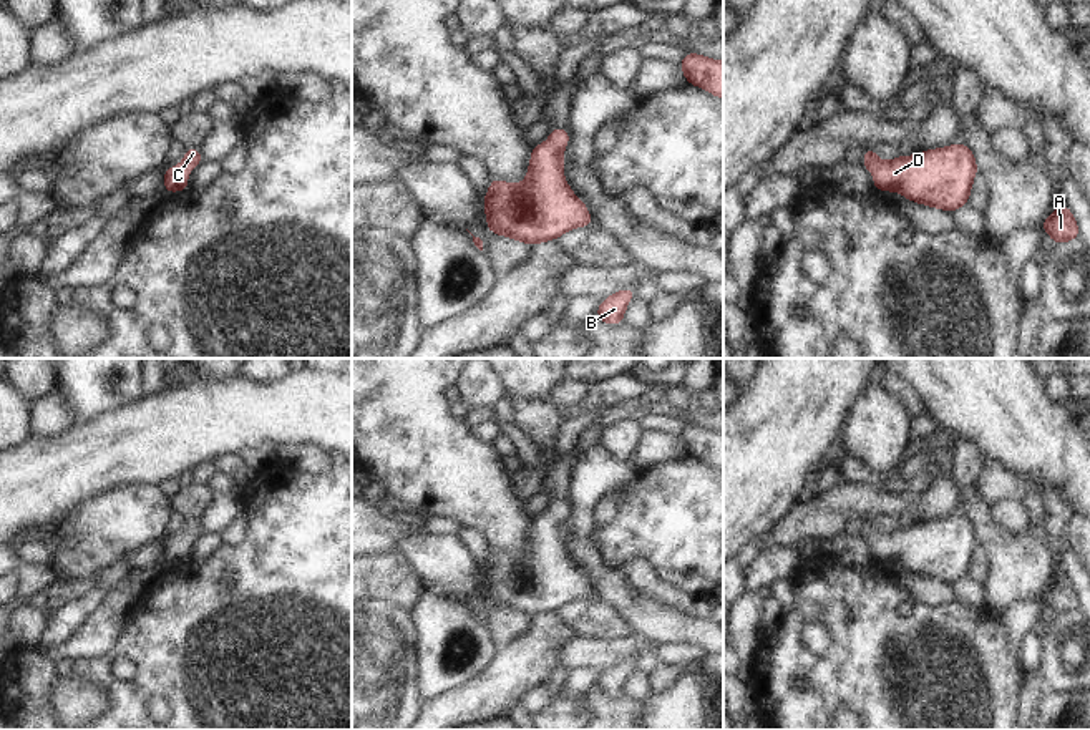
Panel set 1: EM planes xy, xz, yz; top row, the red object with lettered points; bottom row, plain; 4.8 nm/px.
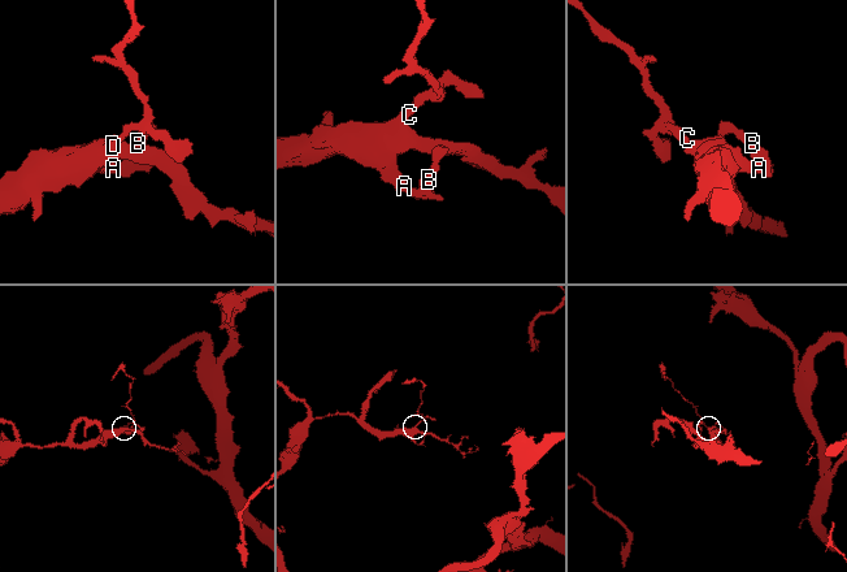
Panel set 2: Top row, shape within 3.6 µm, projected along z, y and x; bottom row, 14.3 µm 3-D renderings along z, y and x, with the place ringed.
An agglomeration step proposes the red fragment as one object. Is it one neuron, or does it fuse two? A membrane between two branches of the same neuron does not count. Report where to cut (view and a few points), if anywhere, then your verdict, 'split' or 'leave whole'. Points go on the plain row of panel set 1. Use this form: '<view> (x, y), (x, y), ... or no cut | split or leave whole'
no cut | leave whole

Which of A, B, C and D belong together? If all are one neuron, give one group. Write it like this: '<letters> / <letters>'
A B C D

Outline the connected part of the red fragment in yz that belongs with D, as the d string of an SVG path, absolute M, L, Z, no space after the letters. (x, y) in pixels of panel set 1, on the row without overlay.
M966 514L898 528L881 534L874 519L864 519L863 539L873 548L873 561L898 562L908 572L956 584L969 576L977 541Z

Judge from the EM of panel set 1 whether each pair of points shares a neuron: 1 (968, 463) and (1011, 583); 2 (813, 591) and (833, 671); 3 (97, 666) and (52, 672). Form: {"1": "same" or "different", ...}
{"1": "same", "2": "same", "3": "same"}

